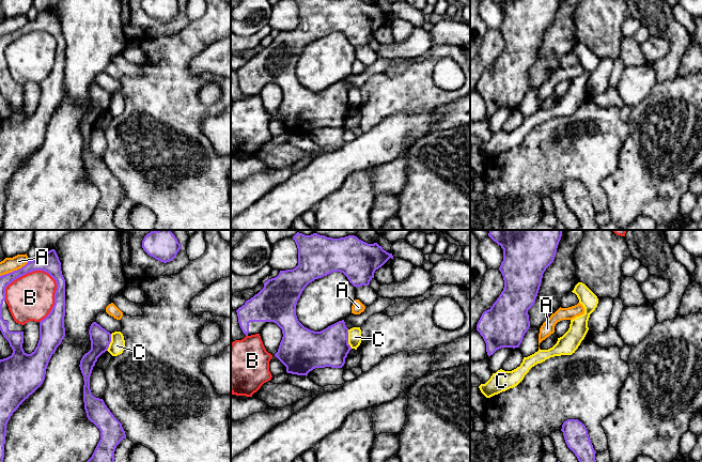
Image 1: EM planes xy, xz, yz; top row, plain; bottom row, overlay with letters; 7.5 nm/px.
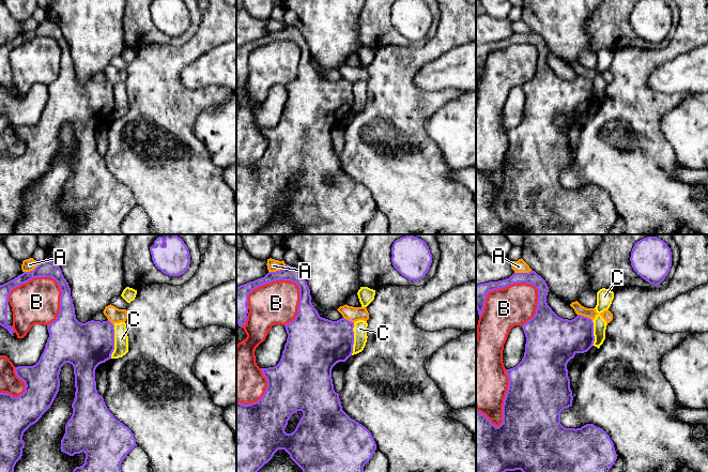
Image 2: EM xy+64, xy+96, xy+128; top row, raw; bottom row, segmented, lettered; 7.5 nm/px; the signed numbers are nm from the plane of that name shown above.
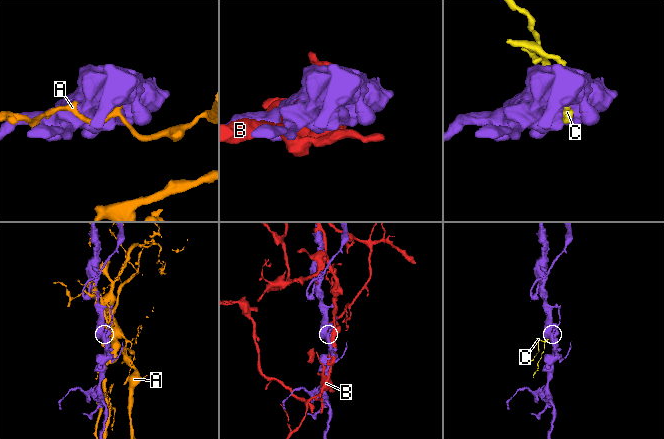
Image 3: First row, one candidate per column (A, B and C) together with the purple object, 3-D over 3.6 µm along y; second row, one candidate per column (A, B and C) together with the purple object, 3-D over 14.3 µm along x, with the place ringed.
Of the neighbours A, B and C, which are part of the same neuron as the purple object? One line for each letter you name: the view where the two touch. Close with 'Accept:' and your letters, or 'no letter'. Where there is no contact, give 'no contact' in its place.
Accept: no letter

